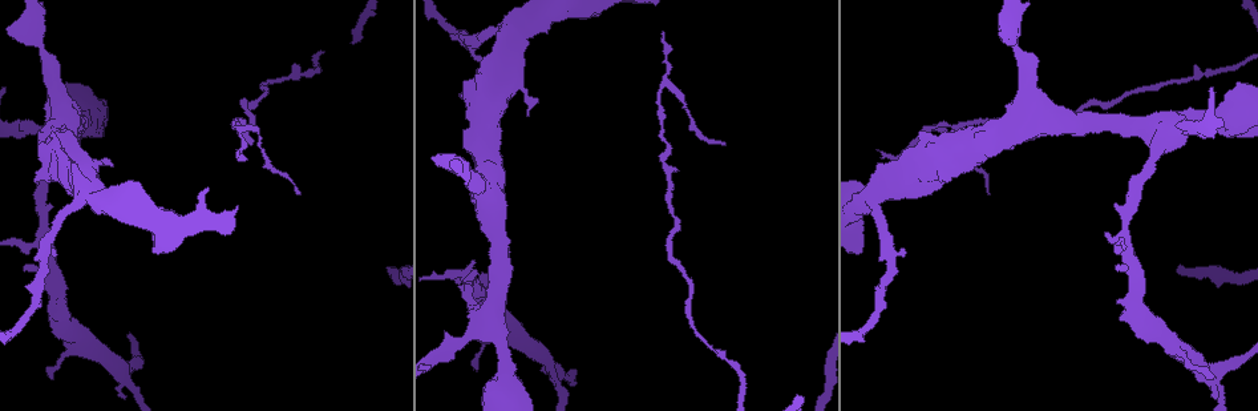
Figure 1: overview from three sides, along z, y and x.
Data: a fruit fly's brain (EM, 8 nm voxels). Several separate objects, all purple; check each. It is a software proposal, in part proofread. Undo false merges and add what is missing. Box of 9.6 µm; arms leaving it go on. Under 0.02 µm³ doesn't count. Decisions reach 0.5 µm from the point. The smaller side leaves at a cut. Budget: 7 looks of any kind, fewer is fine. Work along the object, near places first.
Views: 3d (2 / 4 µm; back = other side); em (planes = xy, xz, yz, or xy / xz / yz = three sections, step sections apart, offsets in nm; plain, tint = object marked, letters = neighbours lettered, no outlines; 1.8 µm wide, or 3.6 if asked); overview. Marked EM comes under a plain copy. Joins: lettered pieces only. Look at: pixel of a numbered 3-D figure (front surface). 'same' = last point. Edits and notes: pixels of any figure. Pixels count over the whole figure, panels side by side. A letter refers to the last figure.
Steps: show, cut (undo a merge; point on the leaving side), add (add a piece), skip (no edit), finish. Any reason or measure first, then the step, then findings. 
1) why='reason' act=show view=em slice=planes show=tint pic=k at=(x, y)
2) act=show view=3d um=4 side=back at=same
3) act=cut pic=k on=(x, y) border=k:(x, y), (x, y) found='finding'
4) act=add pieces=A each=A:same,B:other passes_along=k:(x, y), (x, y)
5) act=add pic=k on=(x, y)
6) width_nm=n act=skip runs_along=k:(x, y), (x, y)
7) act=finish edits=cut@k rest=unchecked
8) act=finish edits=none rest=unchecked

why='thick turns thin' act=show view=3d um=4 pic=1 at=(510, 33)

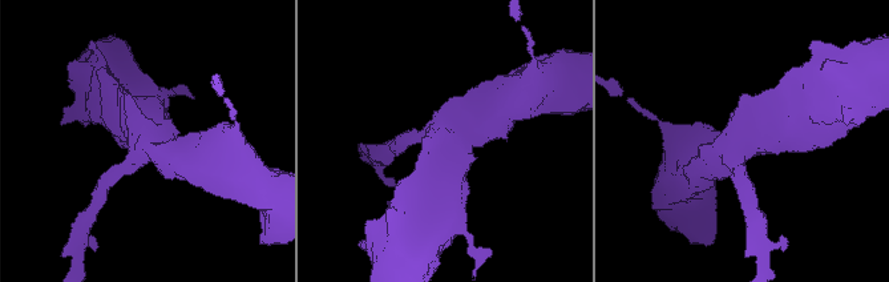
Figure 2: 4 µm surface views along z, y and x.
act=show view=em um=3.6 slice=xz step=8 show=letters pic=2 at=(148, 145)

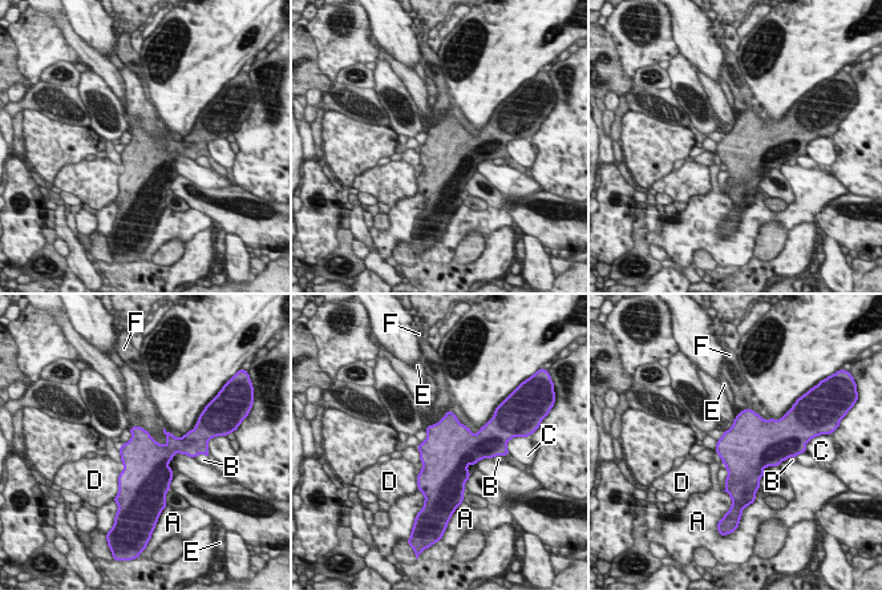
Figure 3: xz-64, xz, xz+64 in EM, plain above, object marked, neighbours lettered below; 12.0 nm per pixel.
width_nm=500 act=skip each=A:other,B:other,C:other,D:other,E:other,F:other border=3:(136, 425), (158, 443), (166, 444) found='all the same cell'

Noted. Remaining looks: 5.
why='branch stops here' act=show view=em slice=planes show=letters pic=1 at=(1116, 269)

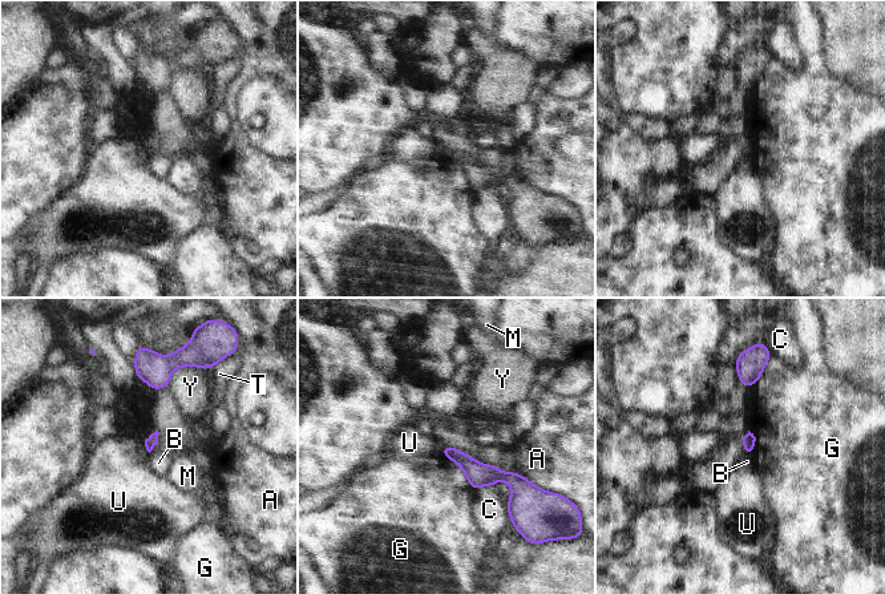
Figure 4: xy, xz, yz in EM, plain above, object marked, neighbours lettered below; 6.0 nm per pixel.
act=skip each=A:other,B:other,C:other,G:other,M:other,T:other,U:other,Y:other runs_along=4:(445, 451), (514, 488) found='none of them fits'

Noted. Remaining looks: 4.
why='an open end' act=show view=3d um=4 pic=1 at=(1215, 377)

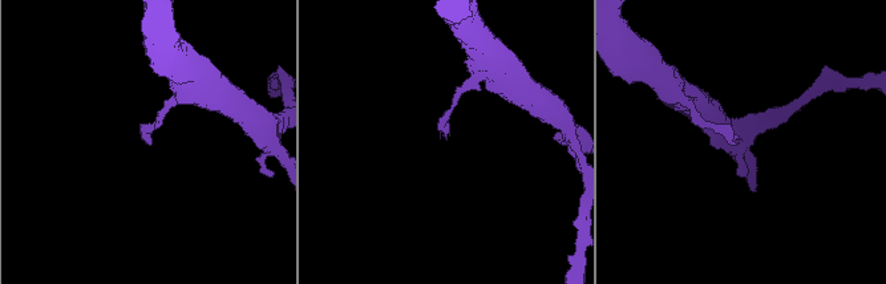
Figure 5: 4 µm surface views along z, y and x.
why='shape alone is not enough' act=show view=em slice=xy step=16 show=letters pic=5 at=(447, 140)

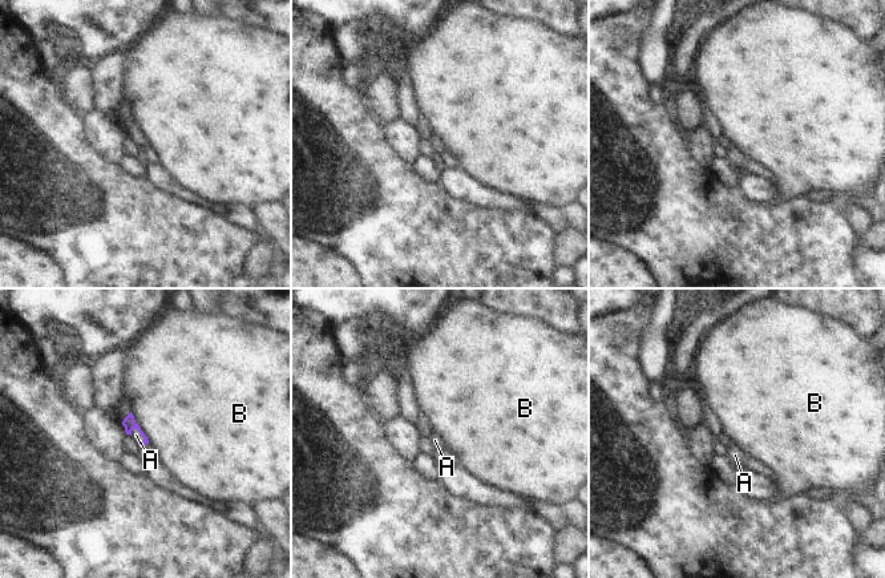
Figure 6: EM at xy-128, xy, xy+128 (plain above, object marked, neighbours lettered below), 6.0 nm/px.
act=show view=em slice=planes show=letters at=same

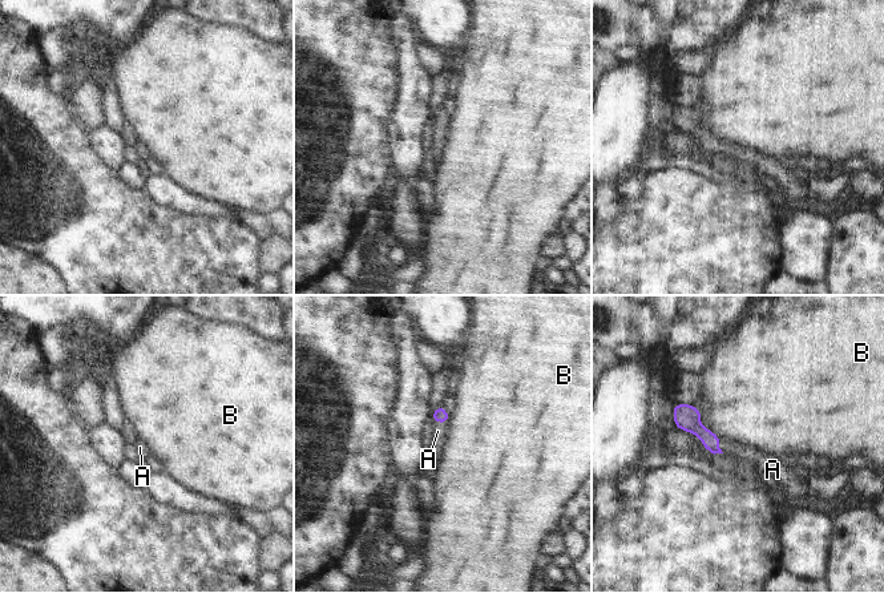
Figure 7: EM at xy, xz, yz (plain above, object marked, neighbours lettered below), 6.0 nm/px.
act=add pic=7 on=(438, 431) each=A:same,B:other passes_along=7:(440, 415), (440, 422), (438, 431) found='the cell continues'

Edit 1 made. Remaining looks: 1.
act=finish edits=add@7 rest=unchecked

